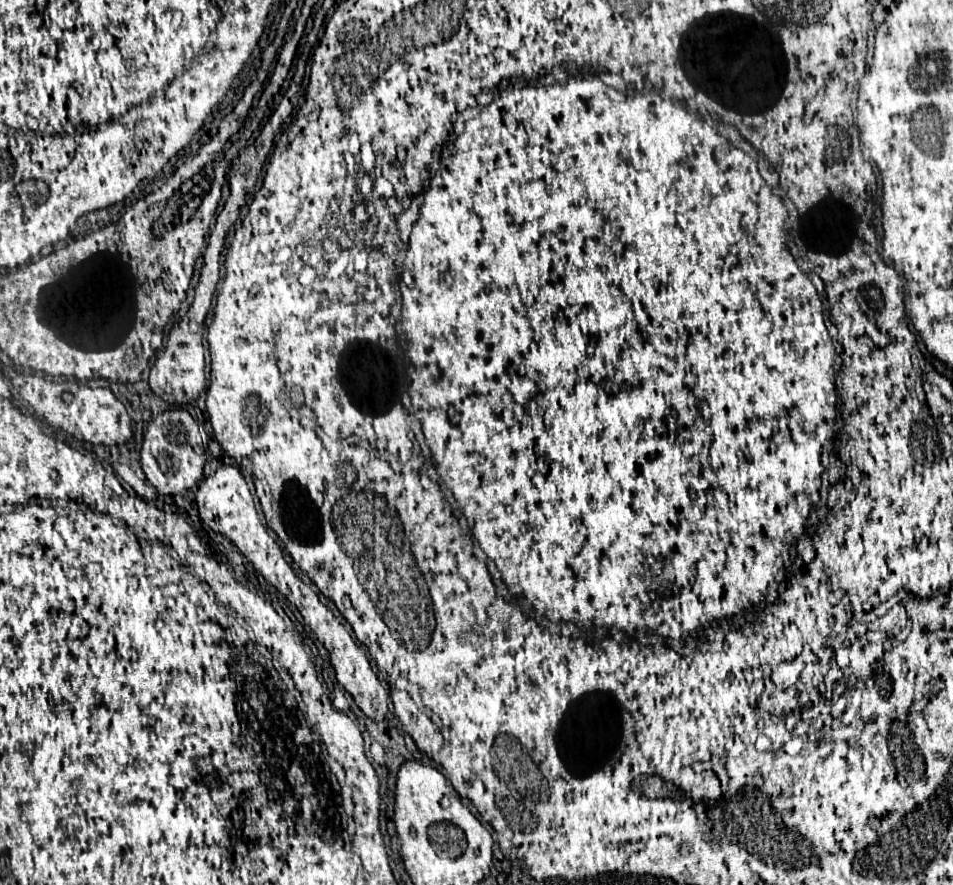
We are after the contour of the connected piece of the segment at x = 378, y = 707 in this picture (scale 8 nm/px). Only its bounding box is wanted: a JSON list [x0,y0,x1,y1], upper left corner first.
[300,609,388,721]

